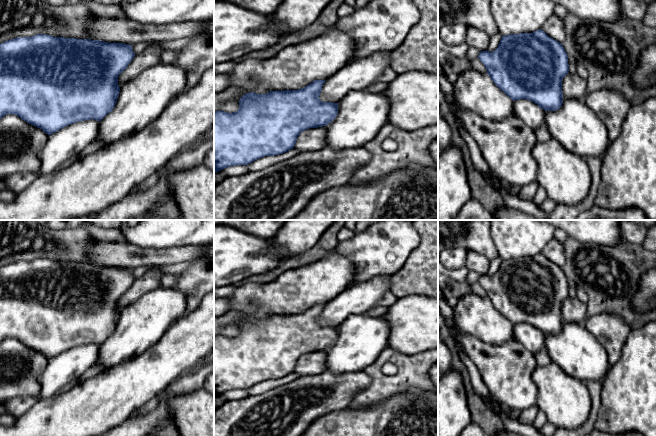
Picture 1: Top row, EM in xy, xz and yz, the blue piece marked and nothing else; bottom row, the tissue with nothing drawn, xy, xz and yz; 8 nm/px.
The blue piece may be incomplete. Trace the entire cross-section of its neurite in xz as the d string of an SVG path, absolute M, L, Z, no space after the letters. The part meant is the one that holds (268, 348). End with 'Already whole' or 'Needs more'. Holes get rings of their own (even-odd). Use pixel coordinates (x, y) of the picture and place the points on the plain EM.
M314 304L304 312L297 314L269 315L266 318L250 316L239 324L236 336L214 335L214 397L236 389L248 389L265 380L283 378L294 372L297 361L309 352L326 350L338 338L338 327L323 326L319 319L325 304Z. Already whole

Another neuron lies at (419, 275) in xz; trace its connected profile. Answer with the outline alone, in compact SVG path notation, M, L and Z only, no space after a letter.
M414 220L412 224L420 236L420 244L409 255L405 264L391 276L390 291L398 299L412 295L423 295L438 299L438 220Z

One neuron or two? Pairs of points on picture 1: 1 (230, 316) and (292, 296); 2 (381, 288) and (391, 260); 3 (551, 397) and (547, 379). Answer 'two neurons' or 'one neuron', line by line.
1: two neurons
2: two neurons
3: one neuron

